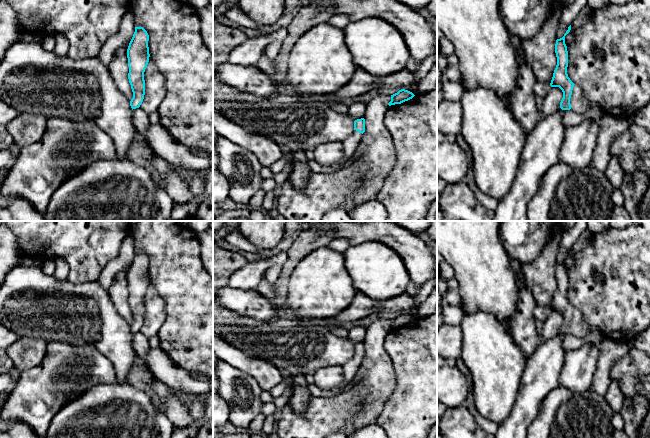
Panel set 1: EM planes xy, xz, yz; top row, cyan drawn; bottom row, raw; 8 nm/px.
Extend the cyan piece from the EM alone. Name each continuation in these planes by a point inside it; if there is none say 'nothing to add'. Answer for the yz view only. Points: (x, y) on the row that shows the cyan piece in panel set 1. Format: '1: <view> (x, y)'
1: yz (579, 104)

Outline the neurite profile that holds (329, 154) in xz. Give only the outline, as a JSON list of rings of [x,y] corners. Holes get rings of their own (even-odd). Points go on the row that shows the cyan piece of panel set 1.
[[[340,141],[319,144],[312,151],[315,161],[322,166],[334,166],[344,157],[344,148]]]

